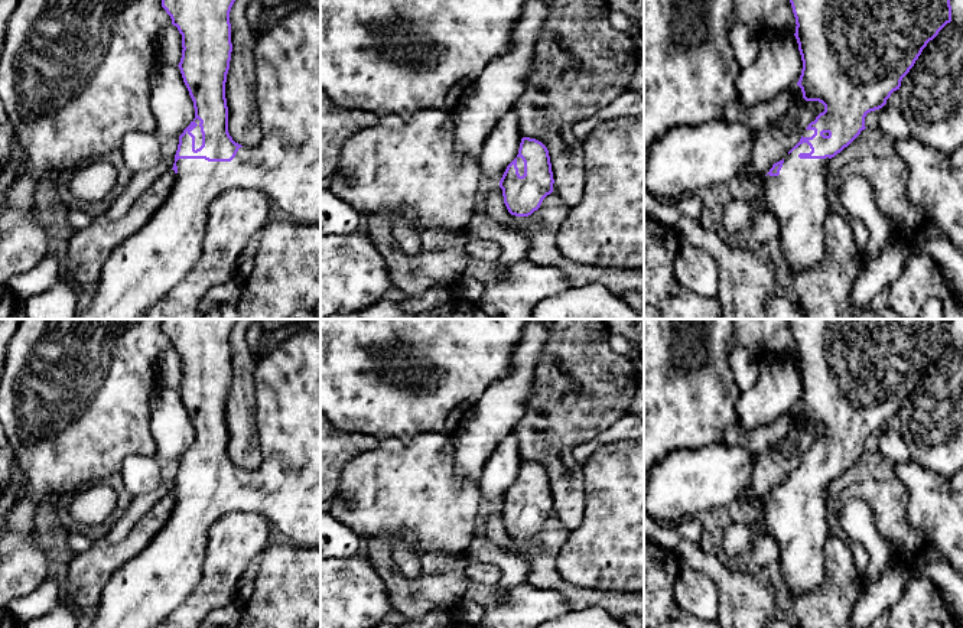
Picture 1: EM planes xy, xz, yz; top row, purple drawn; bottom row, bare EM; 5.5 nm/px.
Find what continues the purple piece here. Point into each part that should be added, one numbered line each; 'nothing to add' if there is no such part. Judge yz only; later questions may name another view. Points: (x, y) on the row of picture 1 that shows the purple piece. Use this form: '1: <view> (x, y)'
1: yz (797, 197)

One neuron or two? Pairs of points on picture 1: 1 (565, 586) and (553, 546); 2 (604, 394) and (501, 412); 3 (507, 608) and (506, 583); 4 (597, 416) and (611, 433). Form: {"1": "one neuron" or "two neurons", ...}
{"1": "one neuron", "2": "two neurons", "3": "two neurons", "4": "two neurons"}

